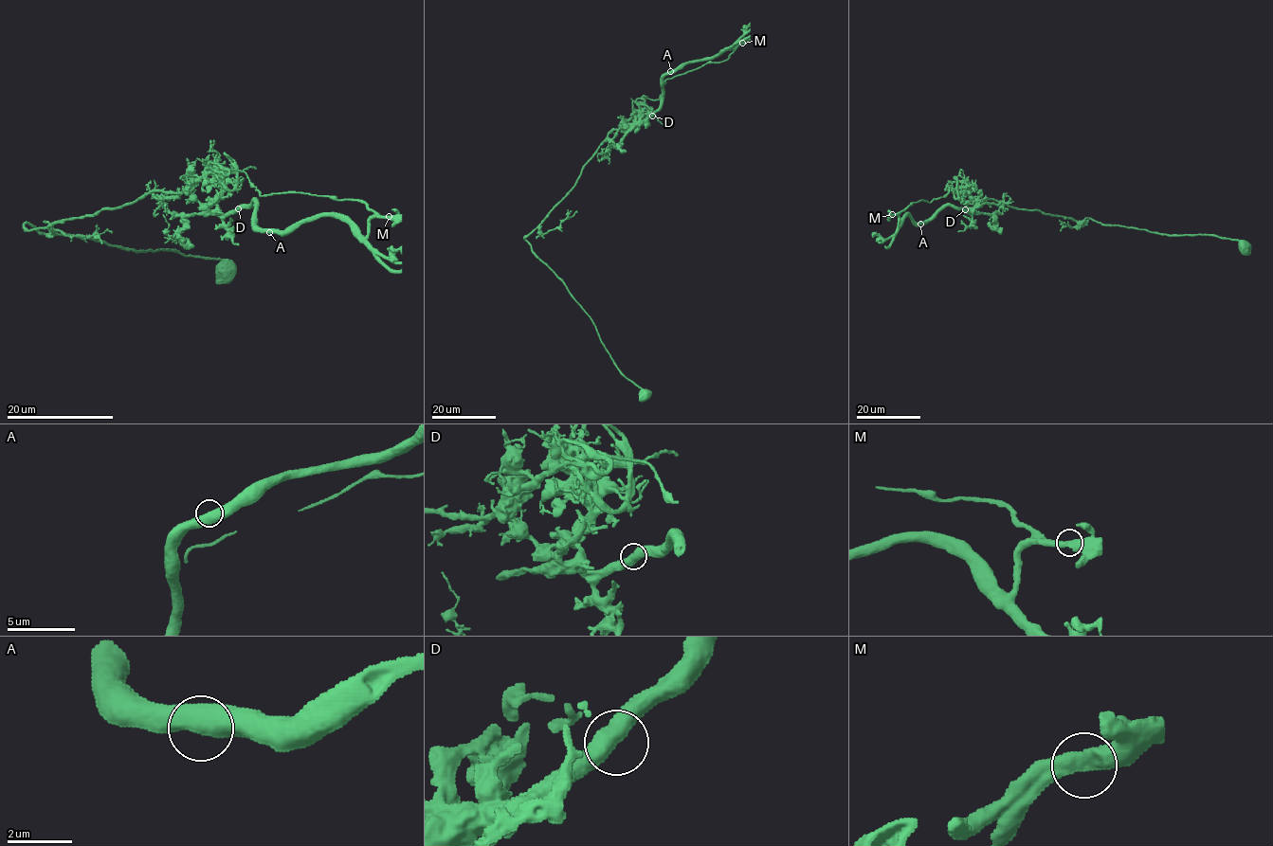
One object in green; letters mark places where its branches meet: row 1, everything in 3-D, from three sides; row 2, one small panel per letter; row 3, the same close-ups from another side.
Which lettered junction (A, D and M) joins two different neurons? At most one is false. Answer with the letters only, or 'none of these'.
M

